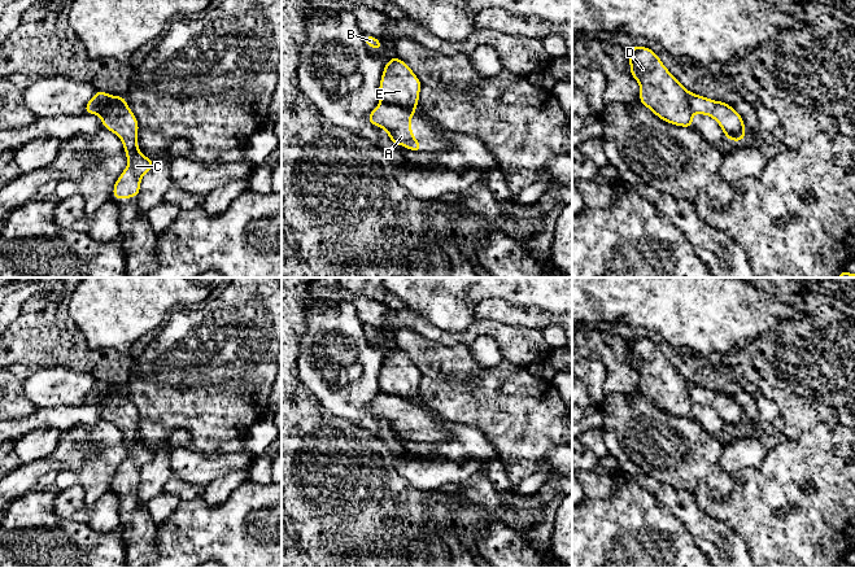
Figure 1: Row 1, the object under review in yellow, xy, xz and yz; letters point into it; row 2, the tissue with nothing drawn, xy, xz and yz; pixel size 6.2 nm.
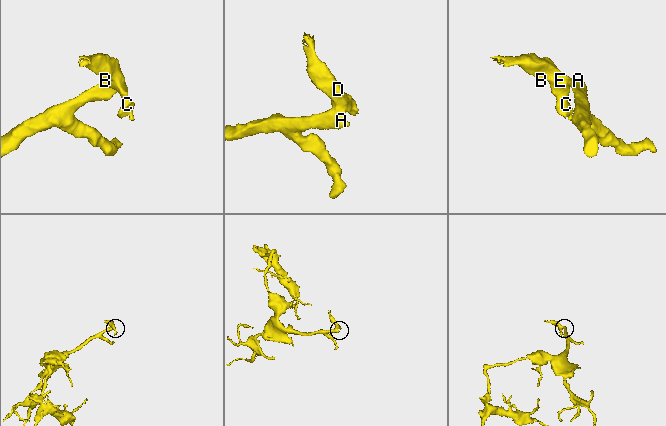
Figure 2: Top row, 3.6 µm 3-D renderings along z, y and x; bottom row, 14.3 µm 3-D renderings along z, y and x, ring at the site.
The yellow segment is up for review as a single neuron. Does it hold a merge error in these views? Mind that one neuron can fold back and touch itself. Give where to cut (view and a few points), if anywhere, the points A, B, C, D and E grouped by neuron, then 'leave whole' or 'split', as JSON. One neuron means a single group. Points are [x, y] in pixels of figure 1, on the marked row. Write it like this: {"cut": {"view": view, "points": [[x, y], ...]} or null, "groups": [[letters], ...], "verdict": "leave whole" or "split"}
{"cut": {"view": "xz", "points": [[382, 100], [413, 110]]}, "groups": [["A"], ["B", "C", "D", "E"]], "verdict": "split"}

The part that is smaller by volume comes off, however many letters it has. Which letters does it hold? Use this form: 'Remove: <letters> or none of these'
Remove: B, C, D, E

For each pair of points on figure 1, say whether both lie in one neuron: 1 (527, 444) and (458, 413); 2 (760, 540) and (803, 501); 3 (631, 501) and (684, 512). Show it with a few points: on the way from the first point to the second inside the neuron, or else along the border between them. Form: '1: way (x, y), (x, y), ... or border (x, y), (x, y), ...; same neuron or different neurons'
1: way (510, 437), (497, 424), (475, 413); same neuron
2: way (772, 528), (798, 512); same neuron
3: border (648, 490), (690, 533); different neurons

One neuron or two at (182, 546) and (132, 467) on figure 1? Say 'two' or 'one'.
two

